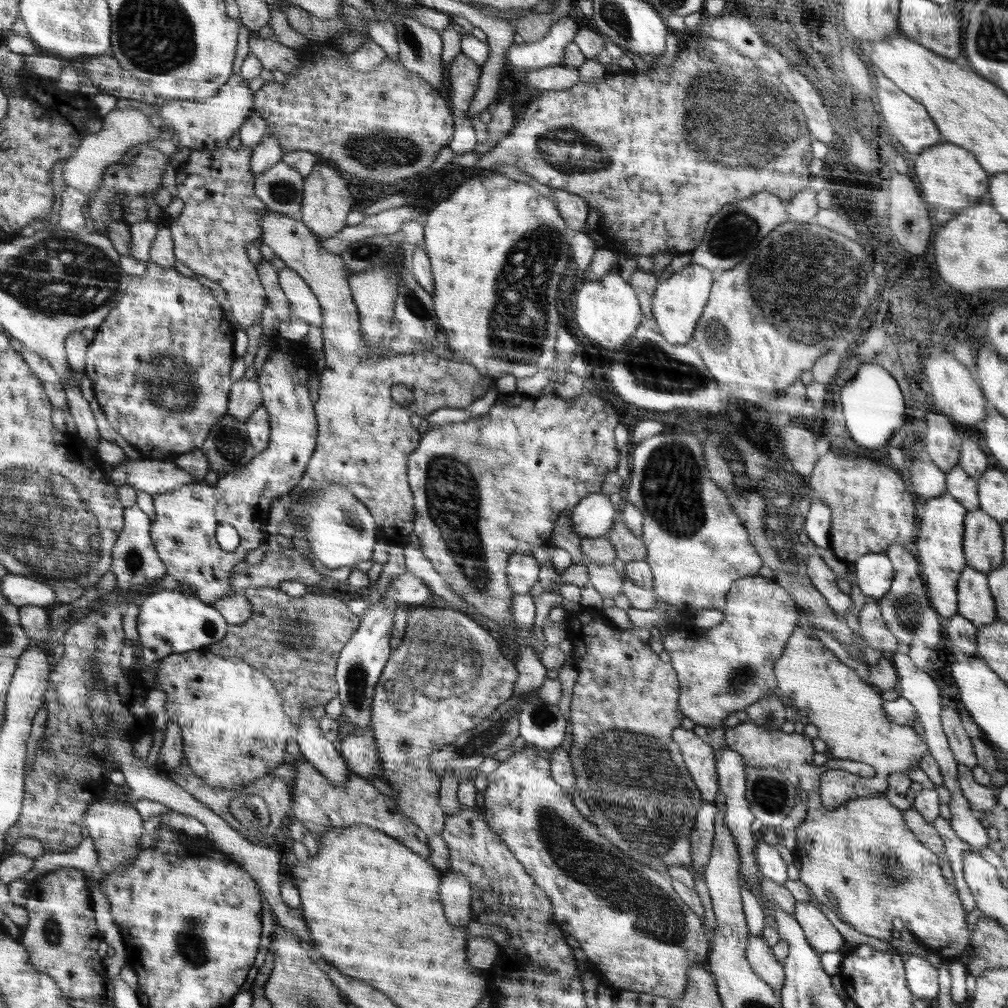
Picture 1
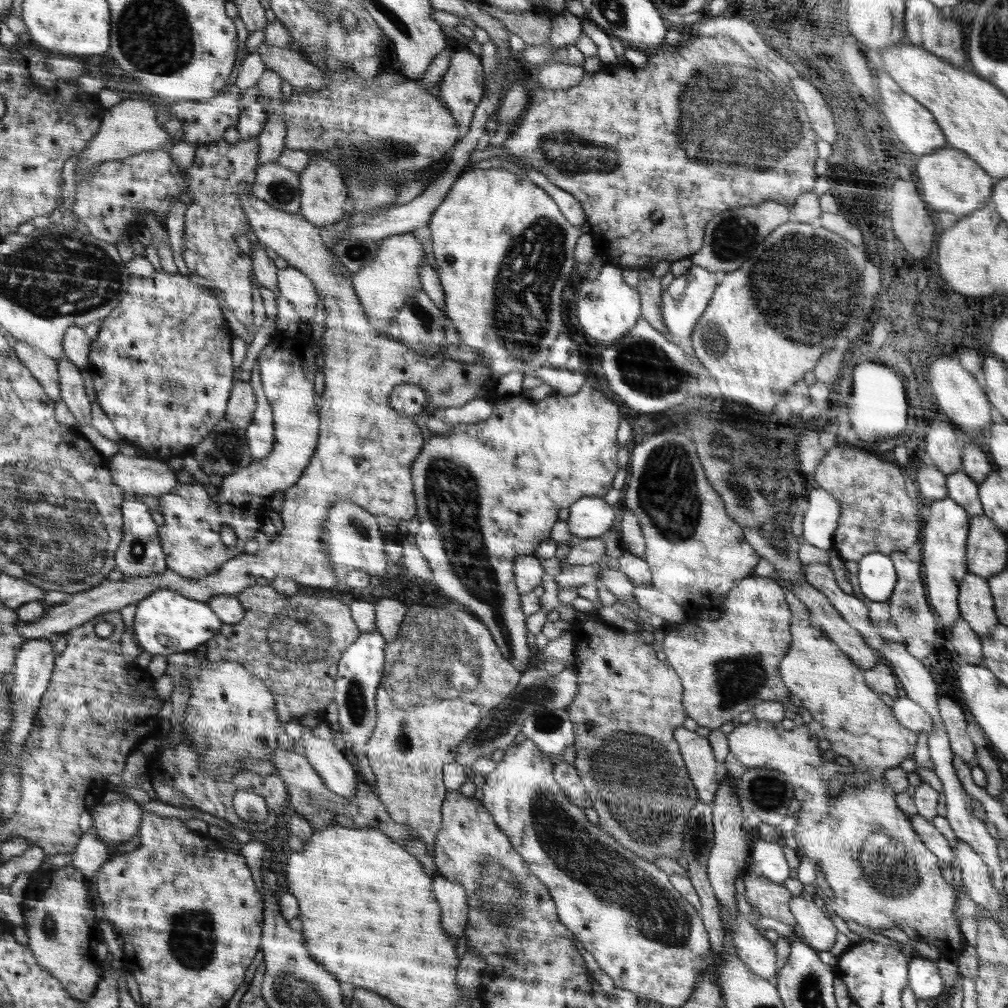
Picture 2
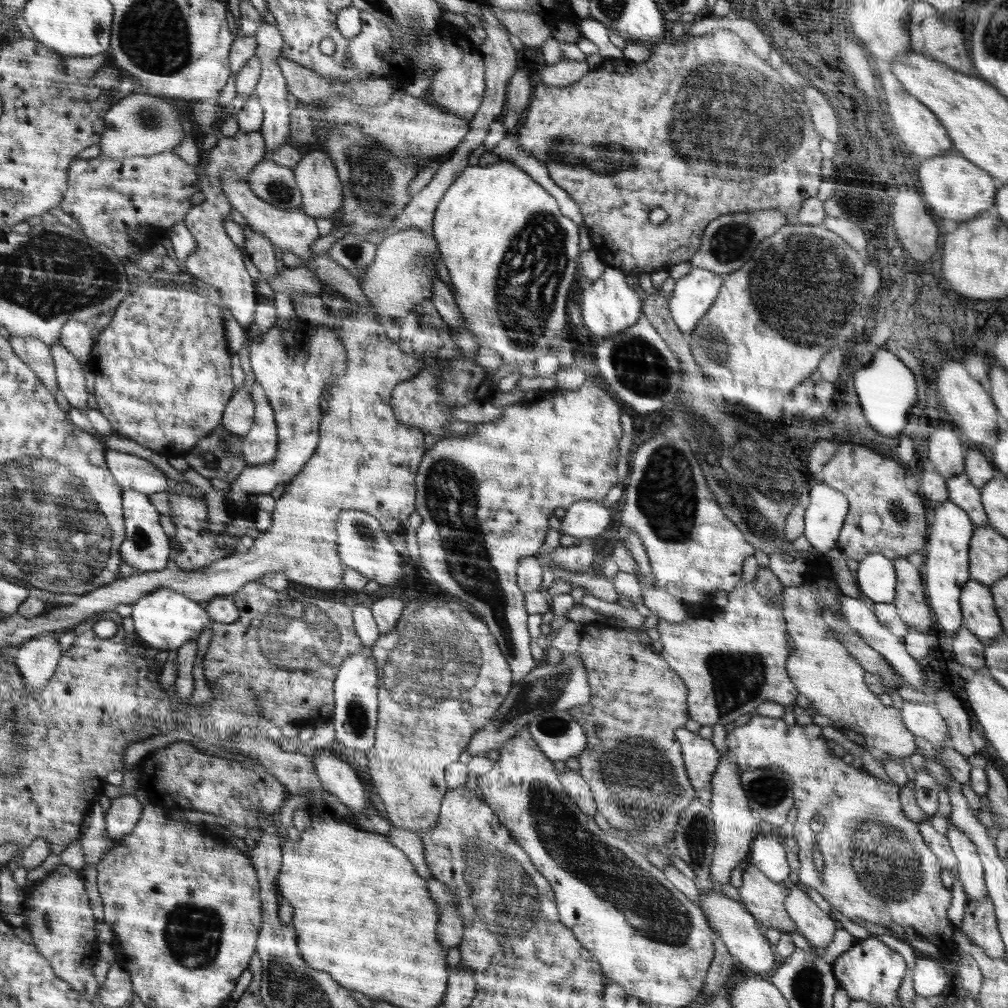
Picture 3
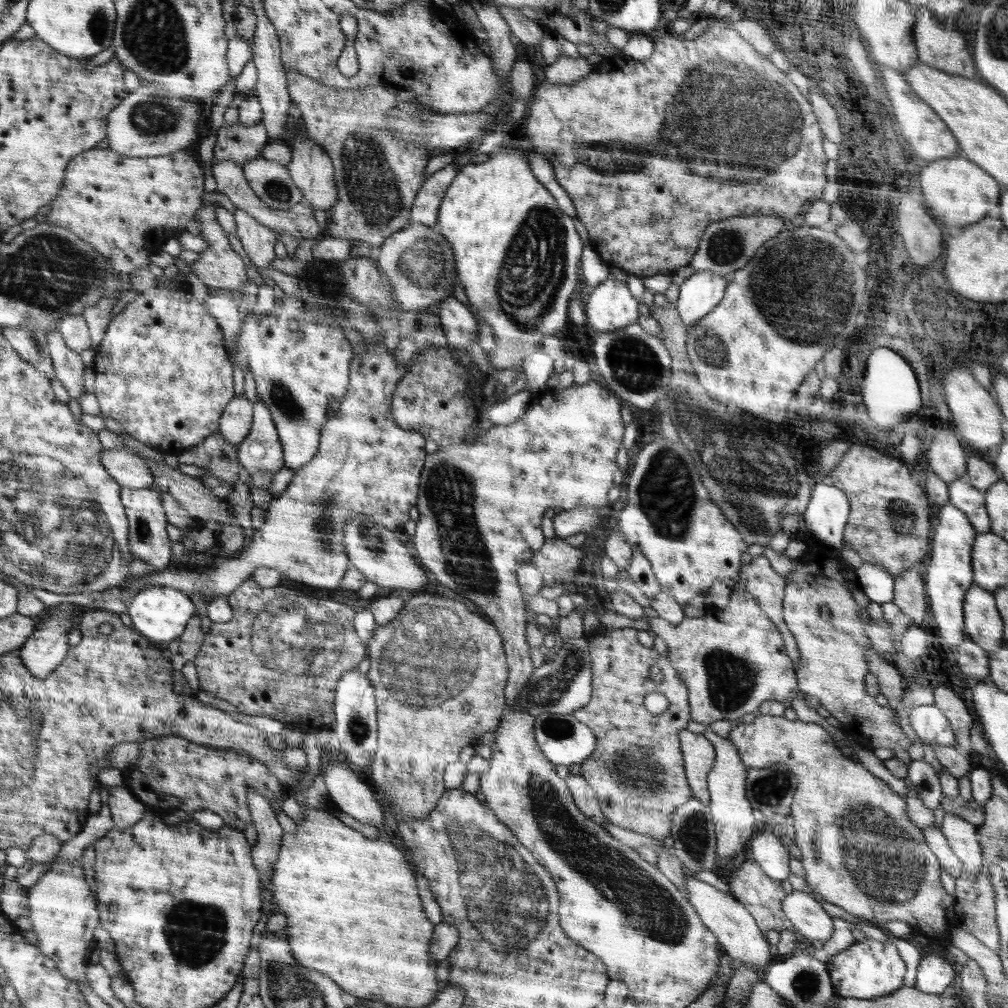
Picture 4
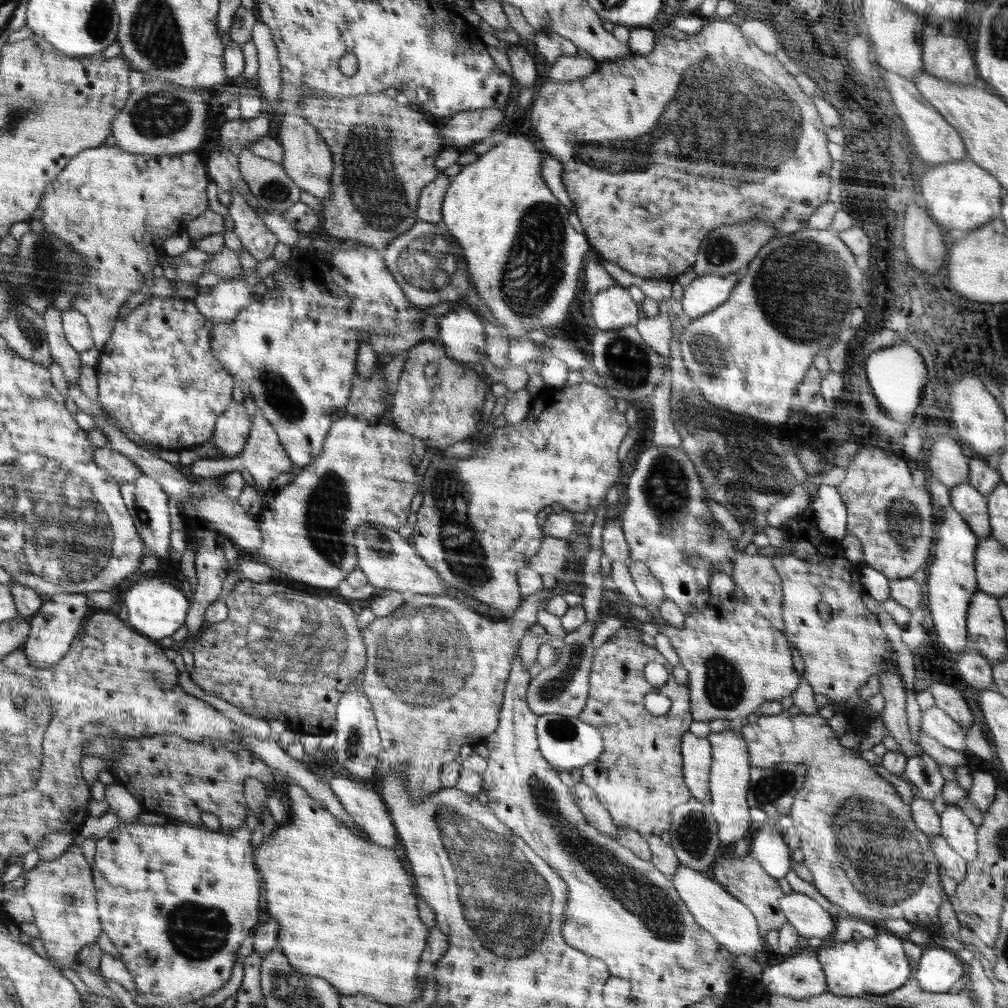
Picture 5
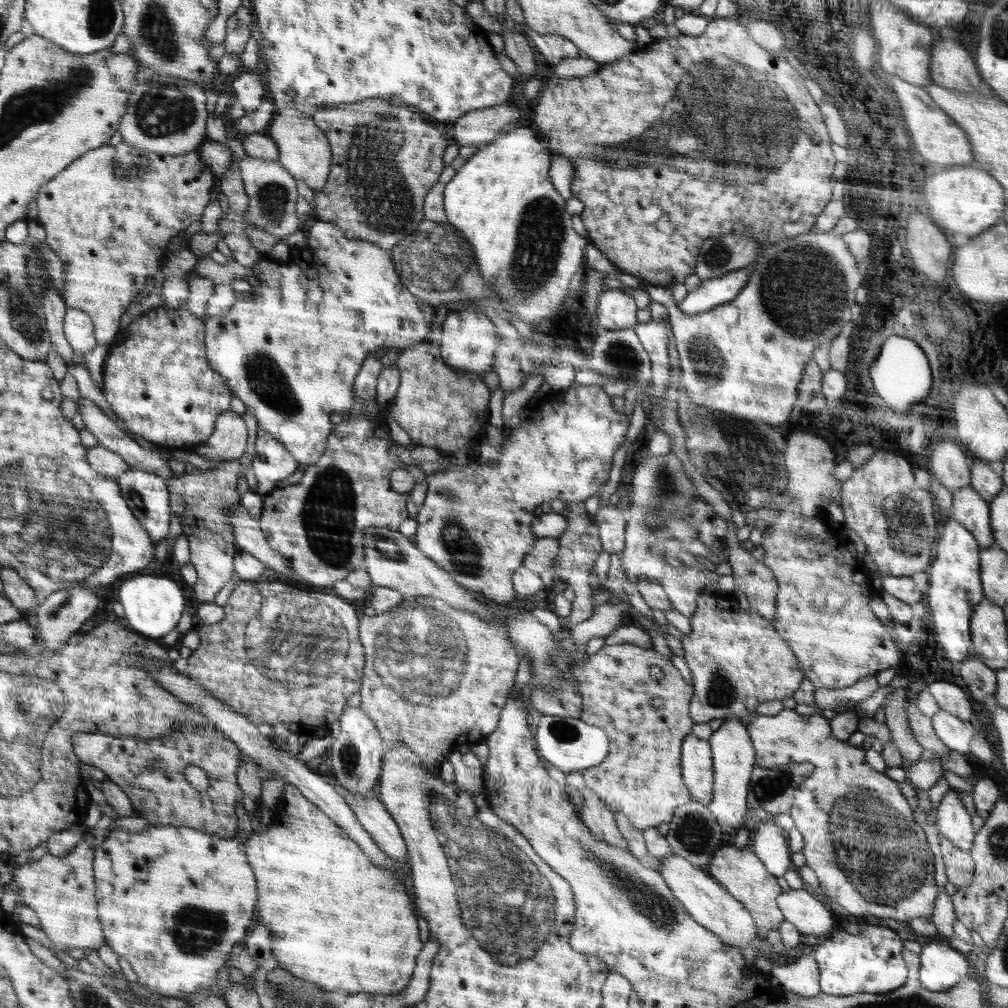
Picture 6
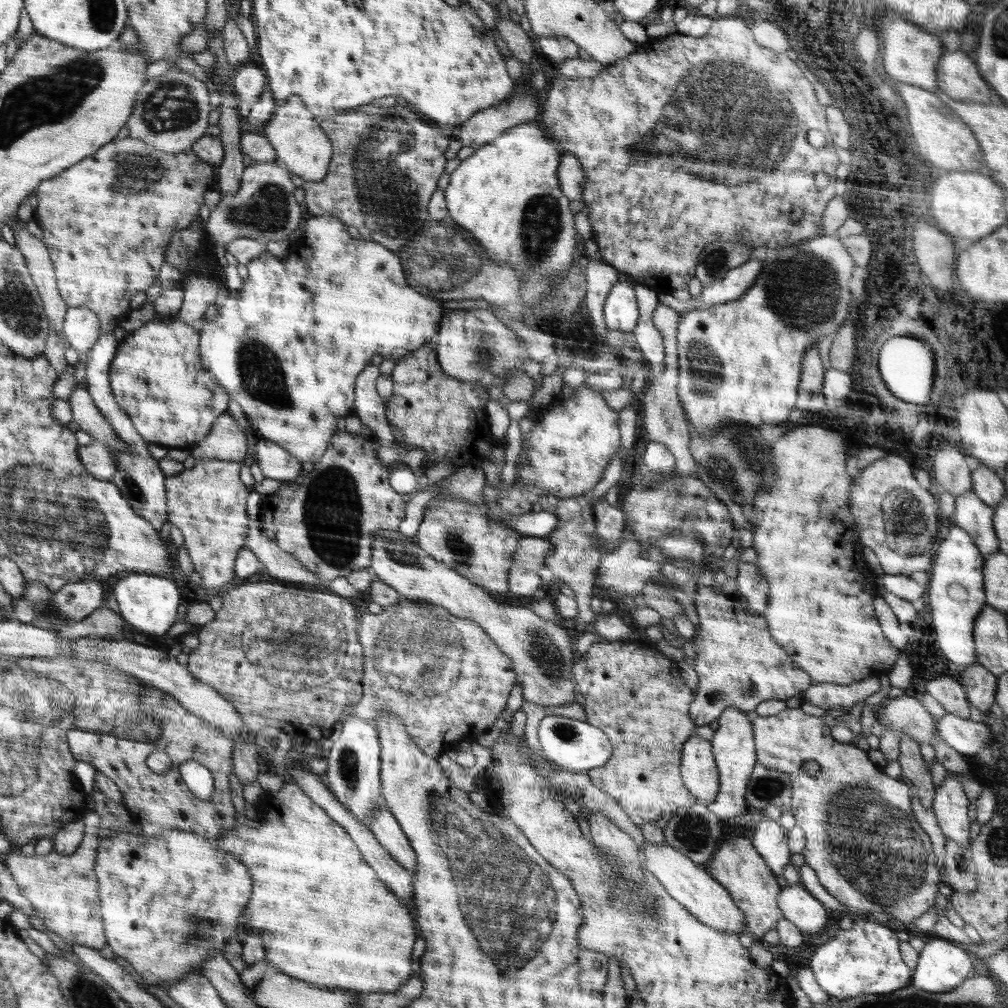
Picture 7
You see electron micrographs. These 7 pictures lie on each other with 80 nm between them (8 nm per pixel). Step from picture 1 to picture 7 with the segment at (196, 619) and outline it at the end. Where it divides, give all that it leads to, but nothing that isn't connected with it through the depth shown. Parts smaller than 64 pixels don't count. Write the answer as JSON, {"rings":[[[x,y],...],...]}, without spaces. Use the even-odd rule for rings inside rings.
{"rings":[[[134,573],[120,579],[114,586],[114,598],[116,598],[119,614],[133,630],[141,634],[164,634],[170,630],[170,626],[176,622],[178,606],[180,606],[180,592],[173,580],[146,573]]]}

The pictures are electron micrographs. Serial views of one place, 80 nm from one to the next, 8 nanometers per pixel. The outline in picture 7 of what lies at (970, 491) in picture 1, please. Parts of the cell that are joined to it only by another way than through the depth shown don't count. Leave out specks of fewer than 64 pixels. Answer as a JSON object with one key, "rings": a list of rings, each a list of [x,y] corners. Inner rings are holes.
{"rings":[[[972,491],[956,496],[952,523],[971,536],[983,559],[999,550],[993,525],[994,513],[995,510]]]}

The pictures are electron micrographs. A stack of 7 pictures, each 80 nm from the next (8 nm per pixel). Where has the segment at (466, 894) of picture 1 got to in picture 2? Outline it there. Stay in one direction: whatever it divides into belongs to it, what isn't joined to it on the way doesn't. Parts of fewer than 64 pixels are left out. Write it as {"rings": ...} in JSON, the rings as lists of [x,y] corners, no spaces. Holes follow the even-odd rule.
{"rings":[[[434,876],[434,898],[442,908],[442,928],[454,938],[462,937],[468,924],[468,901],[466,891],[459,883]]]}

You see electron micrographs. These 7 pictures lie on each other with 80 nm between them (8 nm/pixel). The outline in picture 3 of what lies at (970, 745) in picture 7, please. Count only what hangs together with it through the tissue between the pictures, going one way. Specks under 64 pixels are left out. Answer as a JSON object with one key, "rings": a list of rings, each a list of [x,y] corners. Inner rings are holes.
{"rings":[[[904,701],[899,711],[905,727],[914,735],[925,738],[933,745],[948,742],[948,725],[935,703]]]}

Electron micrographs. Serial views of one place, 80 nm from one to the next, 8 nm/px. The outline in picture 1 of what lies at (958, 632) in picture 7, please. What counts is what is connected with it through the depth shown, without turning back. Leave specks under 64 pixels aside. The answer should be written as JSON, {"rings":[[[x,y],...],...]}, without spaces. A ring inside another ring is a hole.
{"rings":[[[947,493],[926,501],[923,517],[918,518],[919,534],[914,545],[917,550],[922,577],[929,601],[941,616],[942,624],[957,614],[957,584],[962,570],[967,567],[964,558],[964,523],[967,513],[955,498]]]}

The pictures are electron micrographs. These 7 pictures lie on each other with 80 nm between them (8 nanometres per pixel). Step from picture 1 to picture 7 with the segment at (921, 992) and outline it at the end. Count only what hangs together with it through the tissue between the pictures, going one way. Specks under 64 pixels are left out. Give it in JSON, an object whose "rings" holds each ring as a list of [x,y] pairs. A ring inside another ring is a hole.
{"rings":[[[935,936],[920,950],[911,982],[928,992],[948,992],[976,972],[976,959],[955,942]]]}

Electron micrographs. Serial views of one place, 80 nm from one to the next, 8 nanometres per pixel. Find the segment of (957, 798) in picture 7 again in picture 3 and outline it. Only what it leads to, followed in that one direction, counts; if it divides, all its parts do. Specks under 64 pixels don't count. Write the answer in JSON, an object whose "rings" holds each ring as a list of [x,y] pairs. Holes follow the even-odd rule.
{"rings":[[[950,822],[945,835],[955,854],[958,878],[964,884],[966,895],[972,900],[988,898],[983,862],[969,836],[956,825],[952,825],[952,822]]]}

